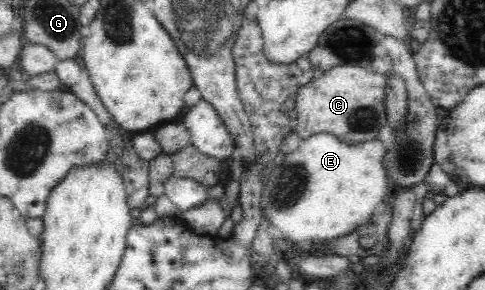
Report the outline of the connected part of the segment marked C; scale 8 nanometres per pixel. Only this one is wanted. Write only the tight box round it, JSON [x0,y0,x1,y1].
[295,65,387,144]

